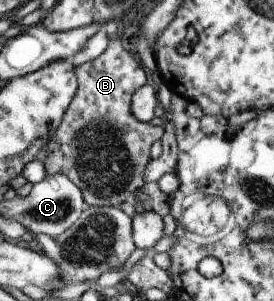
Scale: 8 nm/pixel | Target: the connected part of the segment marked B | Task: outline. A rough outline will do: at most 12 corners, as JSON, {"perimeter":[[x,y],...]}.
{"perimeter":[[123,48],[75,66],[43,161],[87,206],[131,200],[163,125],[137,121],[149,73]]}

